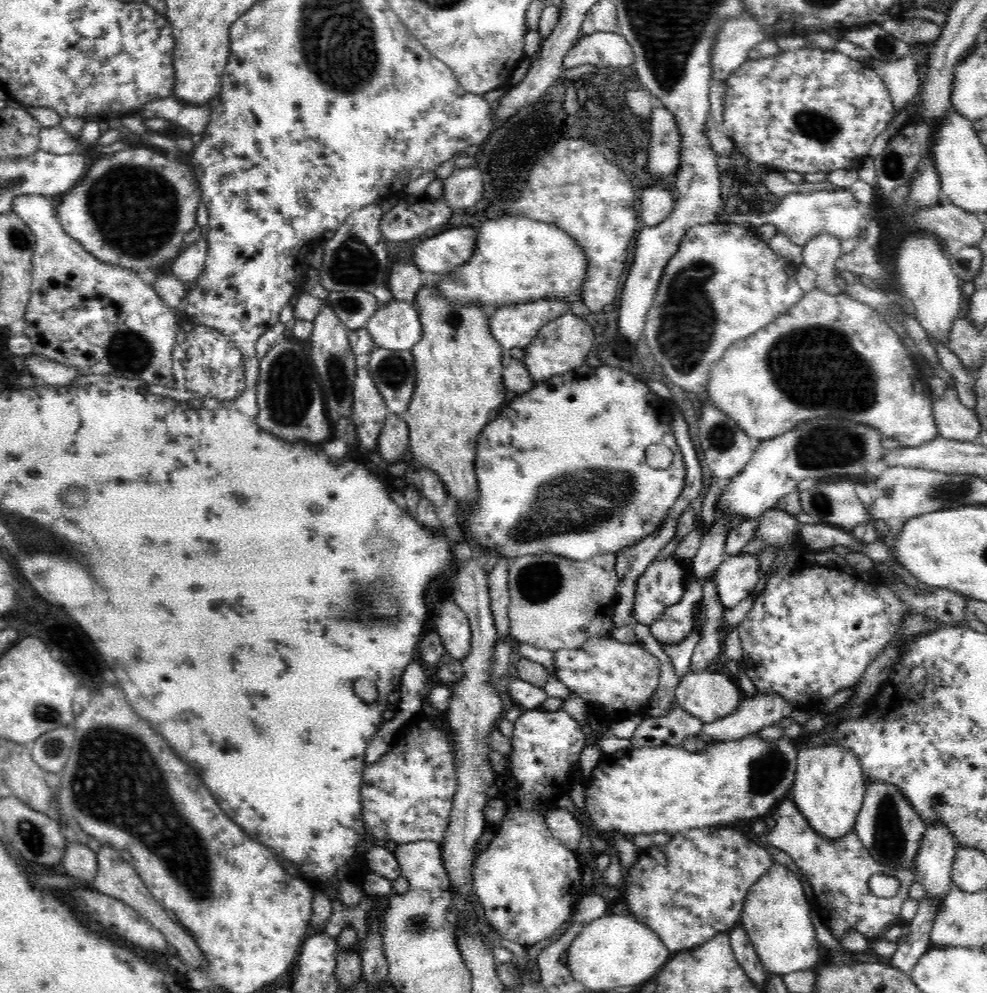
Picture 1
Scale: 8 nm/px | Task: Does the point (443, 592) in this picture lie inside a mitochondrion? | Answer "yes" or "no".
no

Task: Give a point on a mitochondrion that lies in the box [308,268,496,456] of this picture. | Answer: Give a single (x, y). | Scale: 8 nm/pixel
(394, 371)

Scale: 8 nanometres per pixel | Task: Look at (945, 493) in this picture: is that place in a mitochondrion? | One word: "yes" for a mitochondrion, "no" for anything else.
yes

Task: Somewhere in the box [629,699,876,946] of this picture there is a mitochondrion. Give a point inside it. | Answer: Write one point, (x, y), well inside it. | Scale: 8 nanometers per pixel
(765, 773)

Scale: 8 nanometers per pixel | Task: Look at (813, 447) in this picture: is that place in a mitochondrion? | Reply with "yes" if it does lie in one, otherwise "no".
yes

